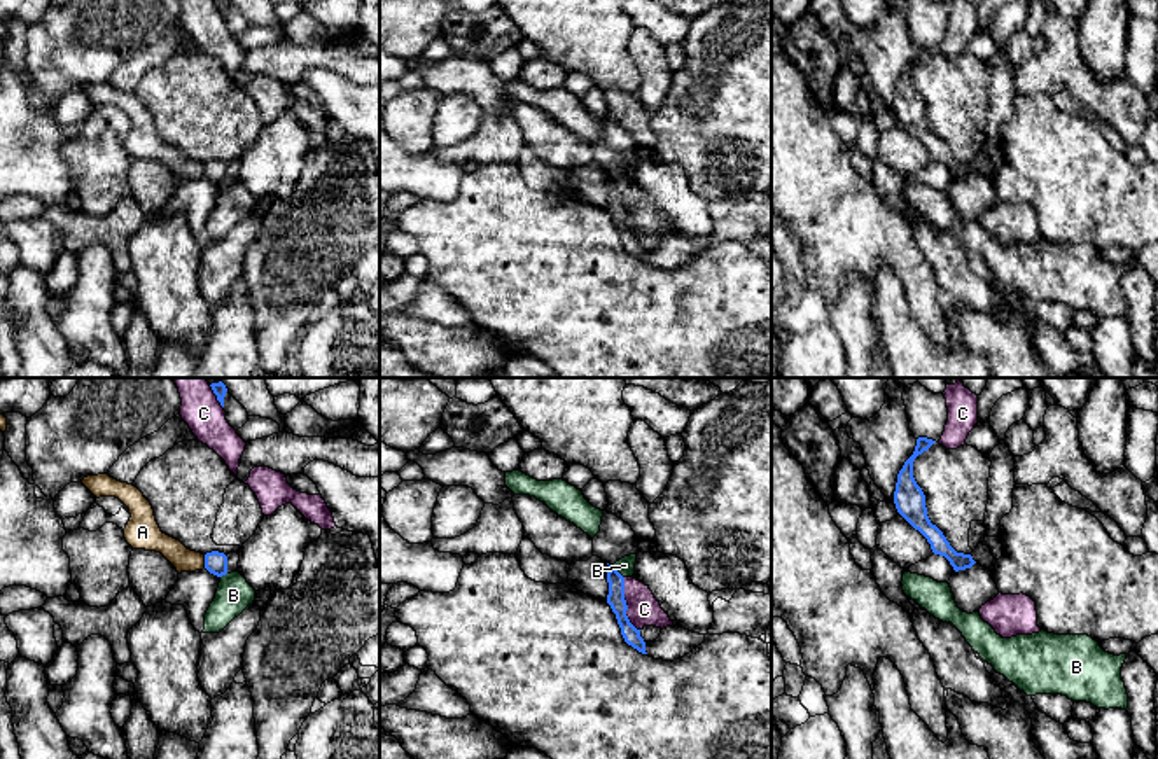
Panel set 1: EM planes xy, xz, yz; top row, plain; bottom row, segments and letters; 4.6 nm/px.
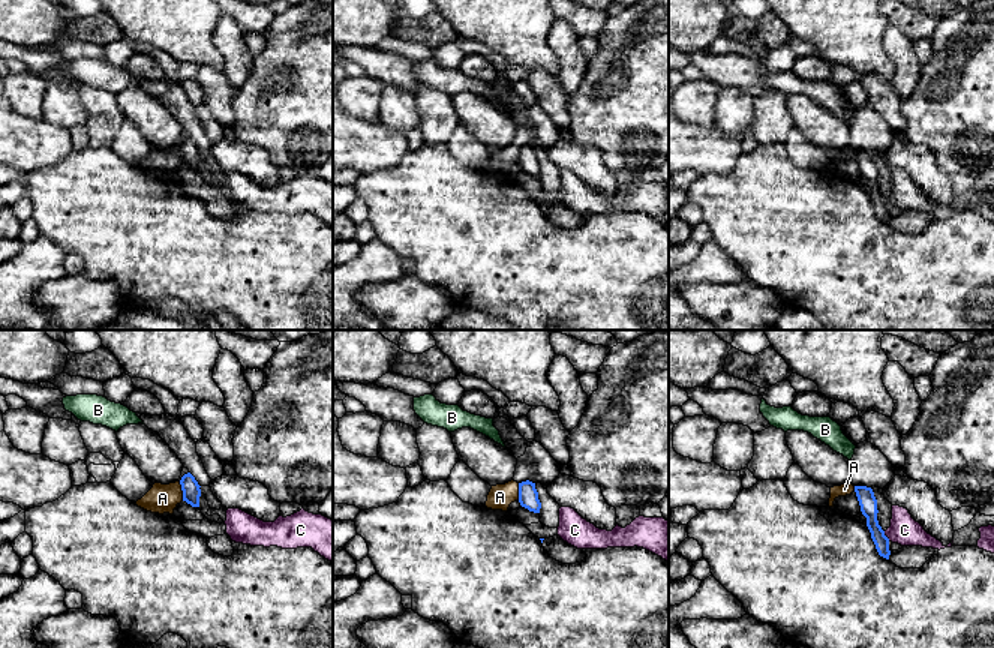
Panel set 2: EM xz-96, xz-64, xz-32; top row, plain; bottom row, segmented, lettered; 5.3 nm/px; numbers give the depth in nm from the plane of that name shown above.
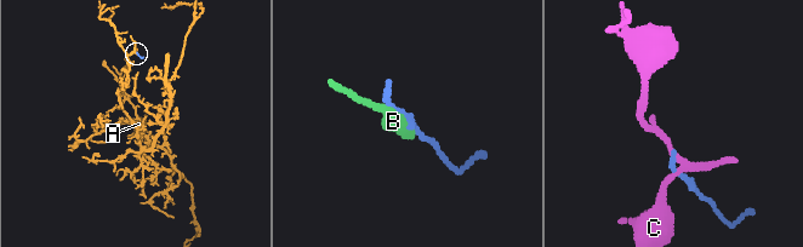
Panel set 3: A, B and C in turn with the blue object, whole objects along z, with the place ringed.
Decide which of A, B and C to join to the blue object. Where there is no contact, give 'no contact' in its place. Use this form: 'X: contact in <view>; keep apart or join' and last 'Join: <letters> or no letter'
A: contact in xy; keep apart
B: contact in xz; keep apart
C: contact in xz; keep apart
Join: no letter

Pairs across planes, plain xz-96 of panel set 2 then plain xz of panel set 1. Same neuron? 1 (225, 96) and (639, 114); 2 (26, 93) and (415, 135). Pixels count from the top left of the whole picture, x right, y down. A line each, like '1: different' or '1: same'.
1: same
2: same

